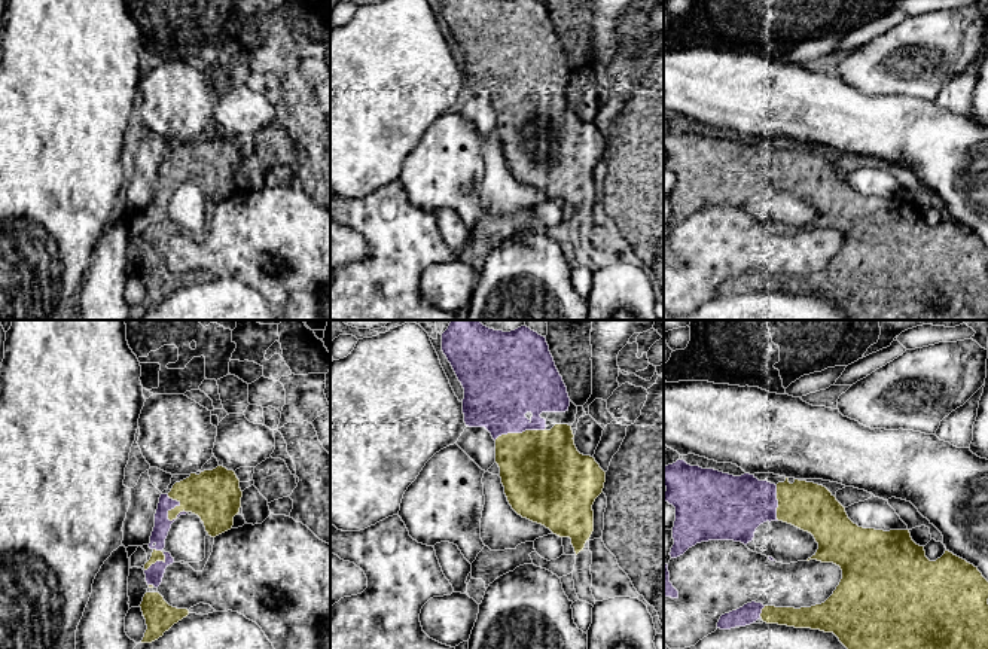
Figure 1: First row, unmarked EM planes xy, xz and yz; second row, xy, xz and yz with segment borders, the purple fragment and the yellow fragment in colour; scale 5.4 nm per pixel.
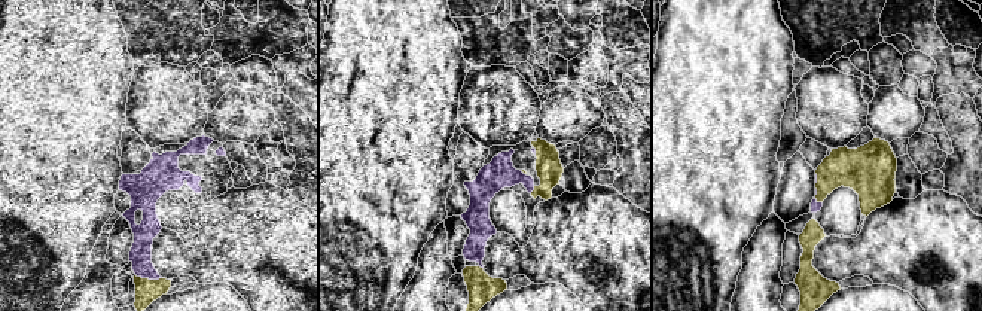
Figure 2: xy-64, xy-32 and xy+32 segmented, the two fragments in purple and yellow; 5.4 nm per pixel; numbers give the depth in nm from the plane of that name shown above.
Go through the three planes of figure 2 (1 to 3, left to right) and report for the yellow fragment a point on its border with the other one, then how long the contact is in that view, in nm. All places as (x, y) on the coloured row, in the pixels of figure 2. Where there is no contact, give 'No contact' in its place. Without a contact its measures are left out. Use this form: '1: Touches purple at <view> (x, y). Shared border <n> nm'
1: Touches purple at xy-64 (149, 279). Shared border 150 nm
2: Touches purple at xy-32 (533, 189). Shared border 50 nm
3: Touches purple at xy+32 (814, 197). Shared border 90 nm

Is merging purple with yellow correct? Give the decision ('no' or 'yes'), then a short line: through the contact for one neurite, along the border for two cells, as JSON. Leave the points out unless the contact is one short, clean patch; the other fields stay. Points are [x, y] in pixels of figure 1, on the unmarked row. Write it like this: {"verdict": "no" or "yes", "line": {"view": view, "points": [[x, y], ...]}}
{"verdict": "yes"}

